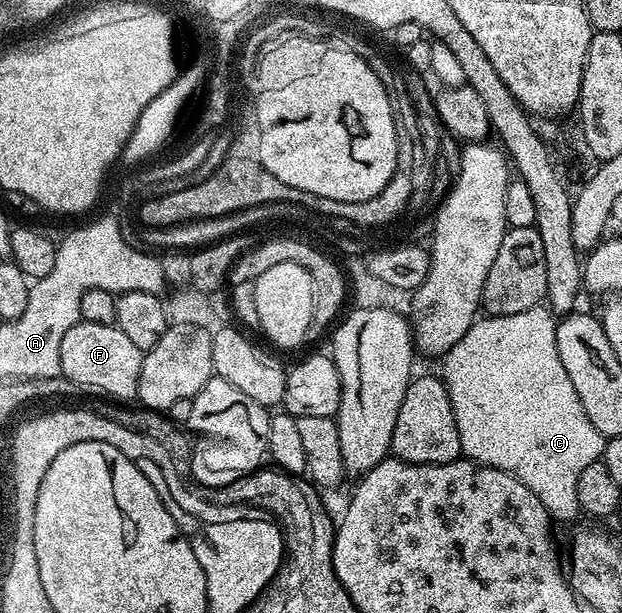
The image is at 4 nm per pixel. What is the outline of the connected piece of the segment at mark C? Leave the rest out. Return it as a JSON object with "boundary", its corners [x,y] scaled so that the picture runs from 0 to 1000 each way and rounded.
{"boundary":[[[870,498],[823,515],[770,517],[732,564],[717,573],[709,591],[707,615],[727,653],[744,742],[773,760],[789,760],[830,777],[830,783],[875,822],[886,847],[916,852],[931,843],[926,788],[945,757],[966,749],[974,715],[958,705],[952,685],[945,685],[945,672],[939,672],[939,659],[932,659],[932,646],[926,646],[926,633],[920,633],[907,594],[900,594],[900,574],[894,574],[892,514]]]}

